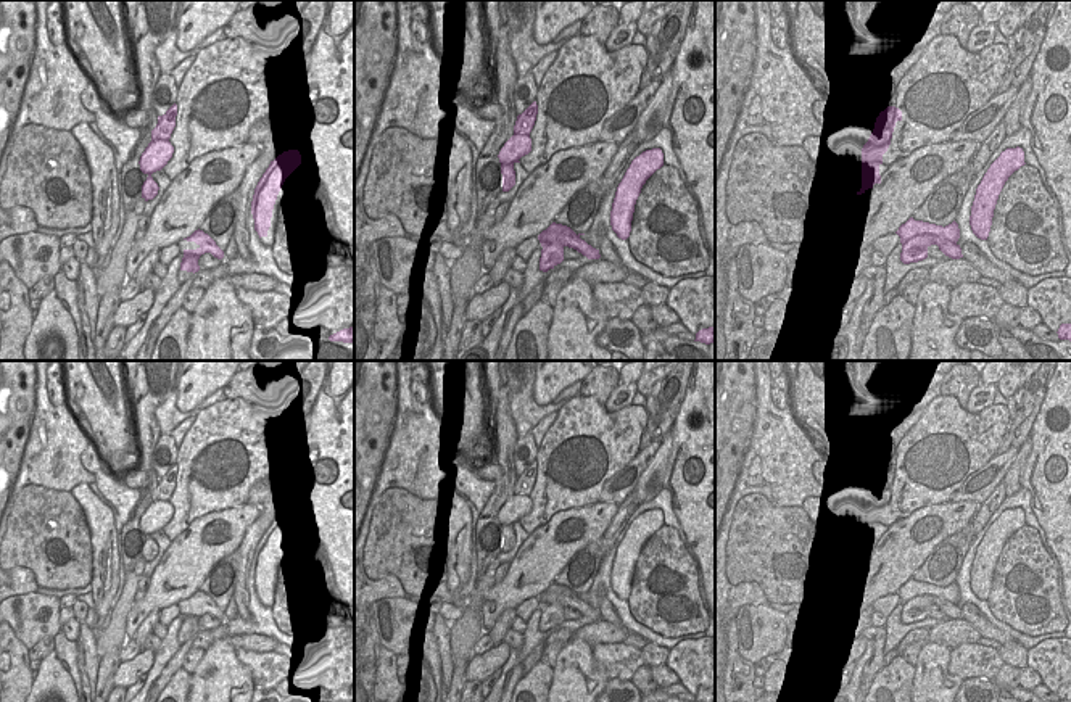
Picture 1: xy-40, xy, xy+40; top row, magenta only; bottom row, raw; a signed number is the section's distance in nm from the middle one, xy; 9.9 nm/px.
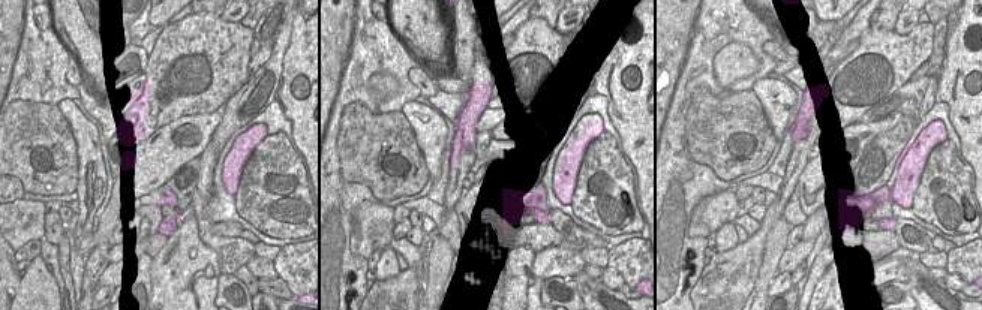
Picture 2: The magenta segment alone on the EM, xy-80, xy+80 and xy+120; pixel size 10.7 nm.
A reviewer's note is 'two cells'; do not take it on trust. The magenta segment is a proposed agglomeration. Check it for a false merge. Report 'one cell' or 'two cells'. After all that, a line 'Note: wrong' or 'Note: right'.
two cells
Note: right

